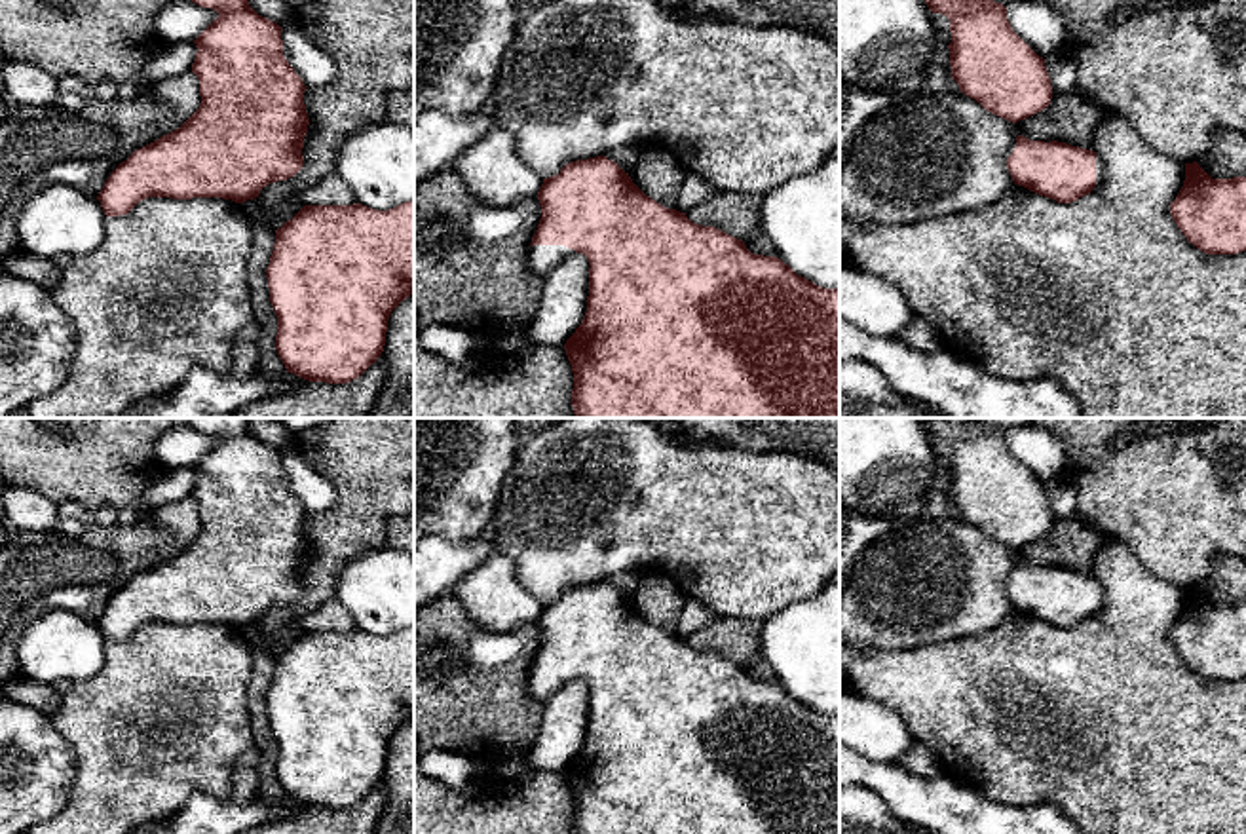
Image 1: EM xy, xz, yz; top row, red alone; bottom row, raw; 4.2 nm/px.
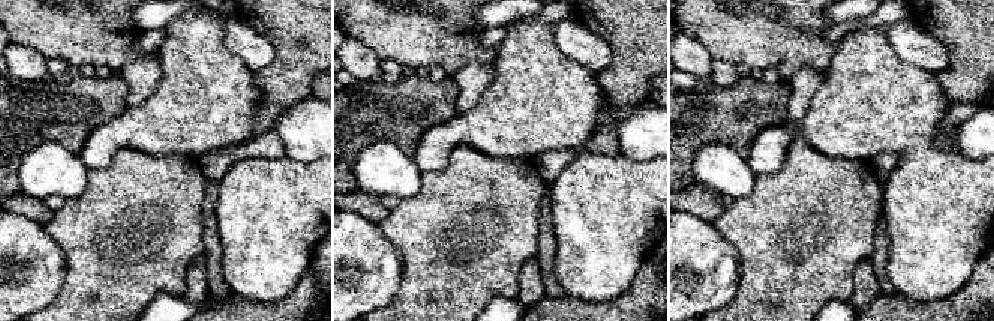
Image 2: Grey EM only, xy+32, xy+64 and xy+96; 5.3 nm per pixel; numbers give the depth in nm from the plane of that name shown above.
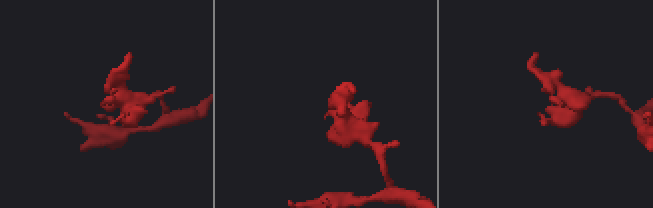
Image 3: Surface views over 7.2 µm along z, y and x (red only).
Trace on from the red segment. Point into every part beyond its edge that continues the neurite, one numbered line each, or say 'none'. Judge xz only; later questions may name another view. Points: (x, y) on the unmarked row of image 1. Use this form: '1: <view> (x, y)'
1: xz (542, 684)

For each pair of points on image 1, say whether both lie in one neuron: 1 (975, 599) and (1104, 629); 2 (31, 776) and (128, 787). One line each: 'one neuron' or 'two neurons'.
1: two neurons
2: two neurons

